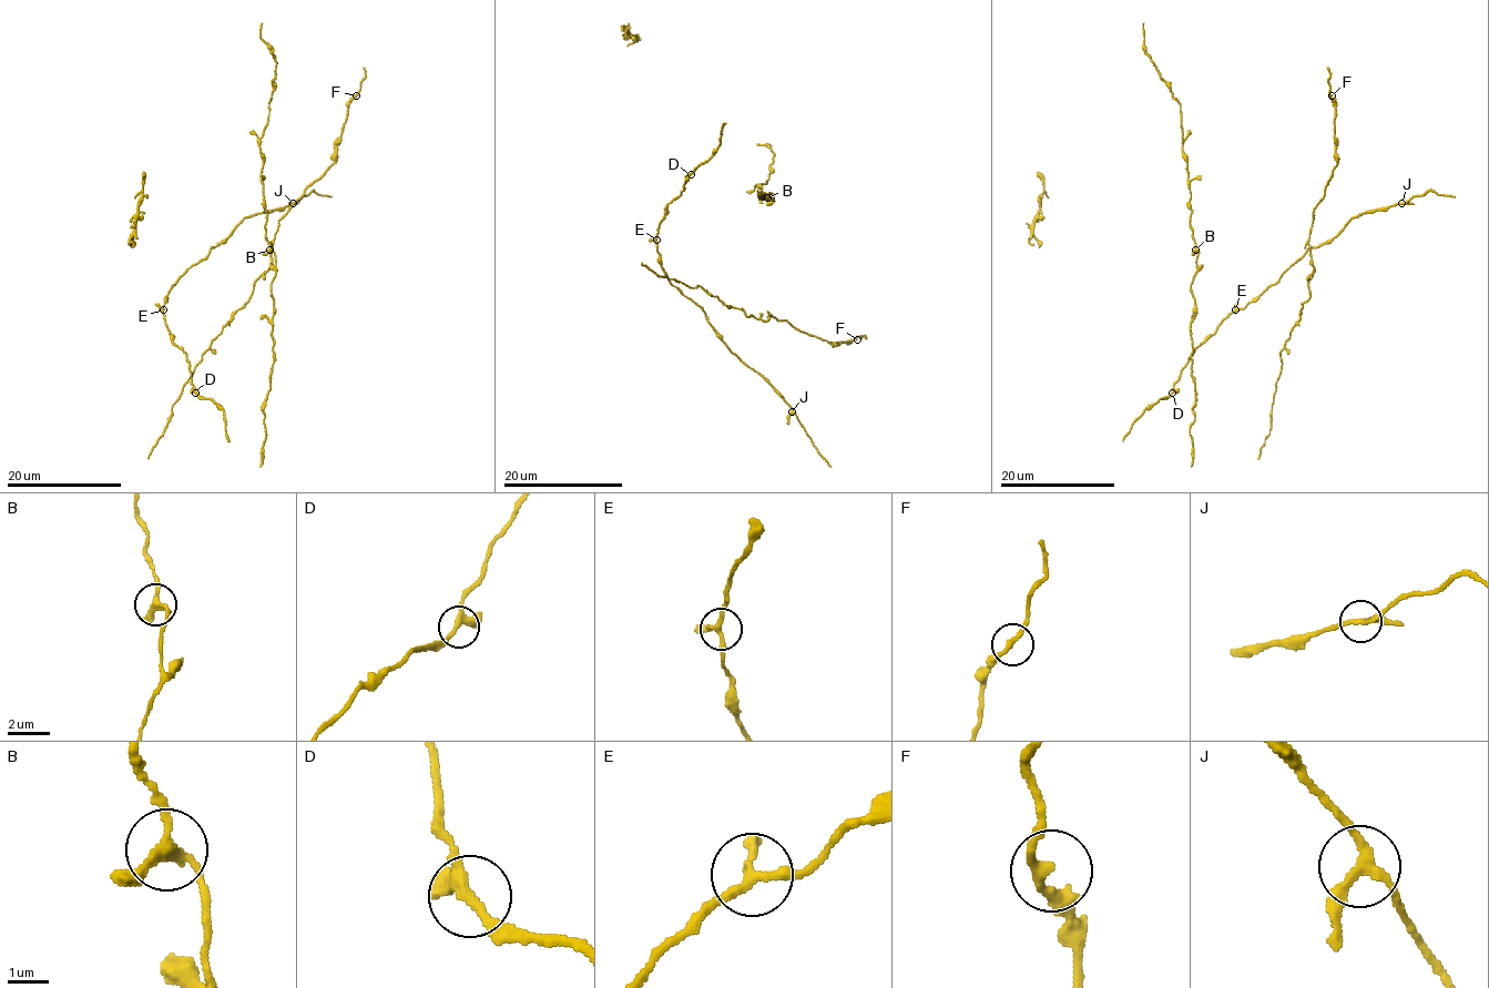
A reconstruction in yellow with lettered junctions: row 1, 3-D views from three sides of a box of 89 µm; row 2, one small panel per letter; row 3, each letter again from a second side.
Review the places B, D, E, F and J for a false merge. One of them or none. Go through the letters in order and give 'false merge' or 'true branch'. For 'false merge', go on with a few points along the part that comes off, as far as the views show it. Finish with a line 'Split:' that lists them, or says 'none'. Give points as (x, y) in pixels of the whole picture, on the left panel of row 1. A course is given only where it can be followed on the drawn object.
B: true branch
D: true branch
E: true branch
F: true branch
J: true branch
Split: none

